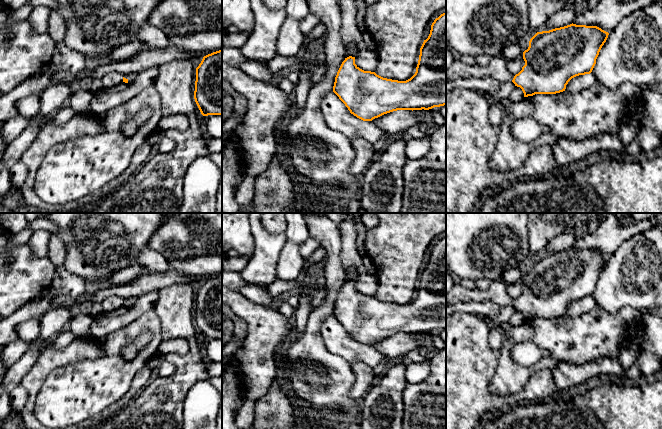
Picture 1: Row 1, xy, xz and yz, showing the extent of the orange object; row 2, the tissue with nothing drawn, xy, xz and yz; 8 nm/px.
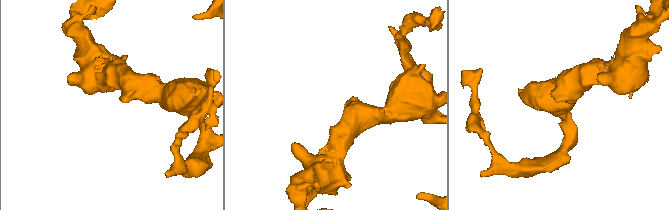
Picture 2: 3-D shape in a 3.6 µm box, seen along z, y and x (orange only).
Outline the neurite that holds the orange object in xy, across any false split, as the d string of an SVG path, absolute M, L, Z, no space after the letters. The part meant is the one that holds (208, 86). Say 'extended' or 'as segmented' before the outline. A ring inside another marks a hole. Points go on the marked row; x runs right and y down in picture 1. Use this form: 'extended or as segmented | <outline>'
as segmented | M222 50L204 56L196 68L194 99L203 116L222 115Z

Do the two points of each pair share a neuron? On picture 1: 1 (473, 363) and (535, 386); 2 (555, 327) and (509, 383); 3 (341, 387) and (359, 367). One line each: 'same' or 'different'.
1: same
2: same
3: different

